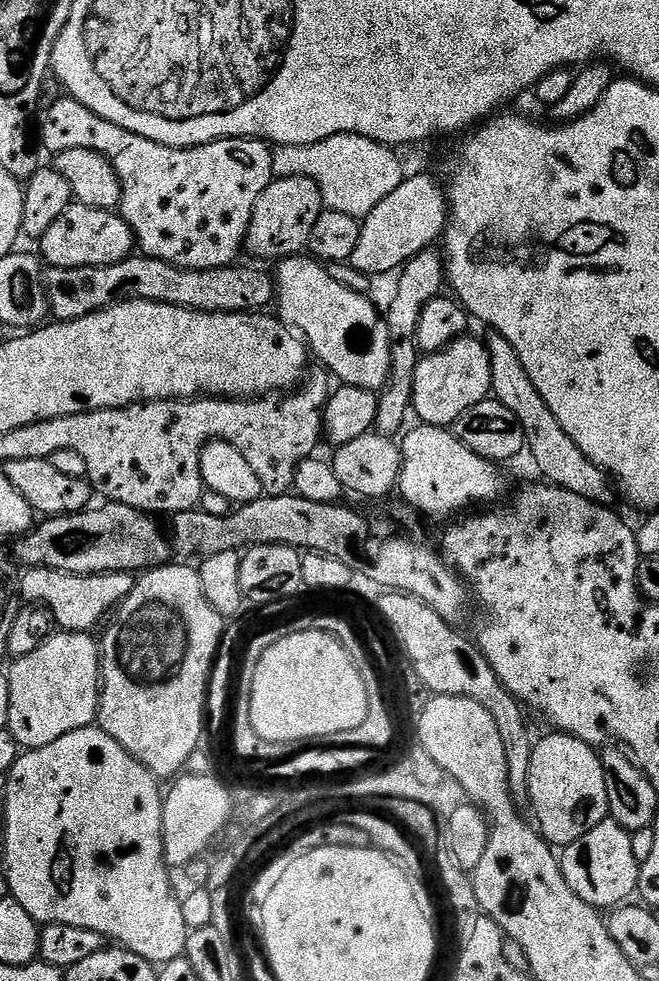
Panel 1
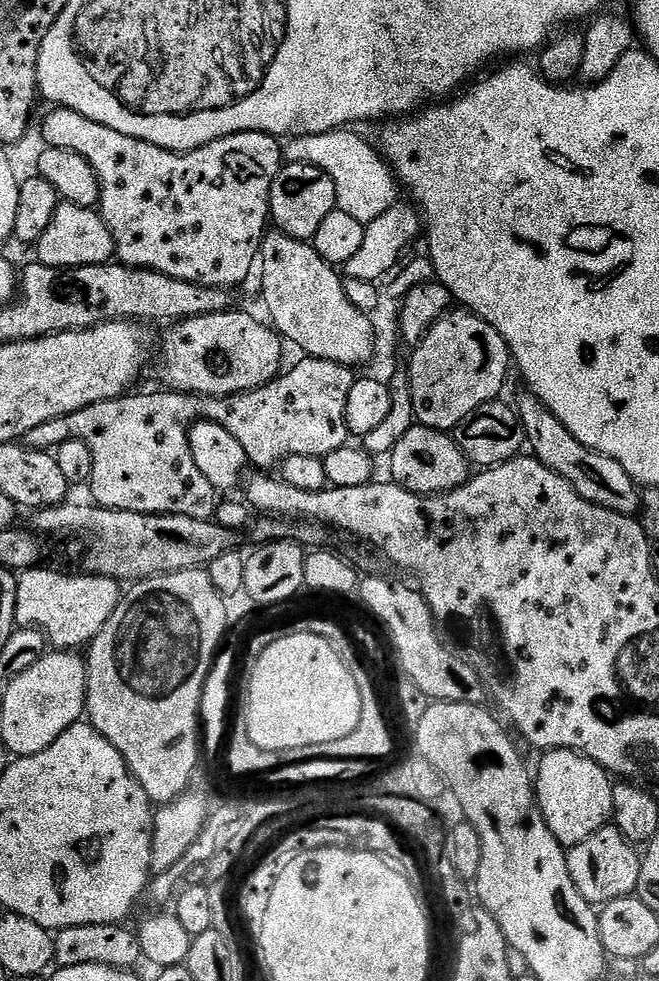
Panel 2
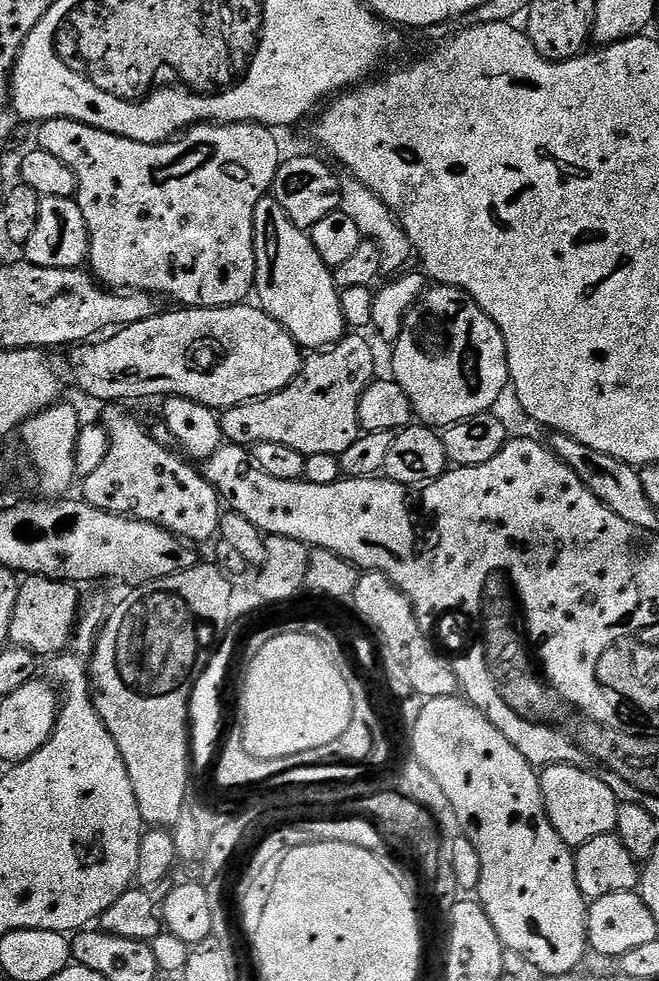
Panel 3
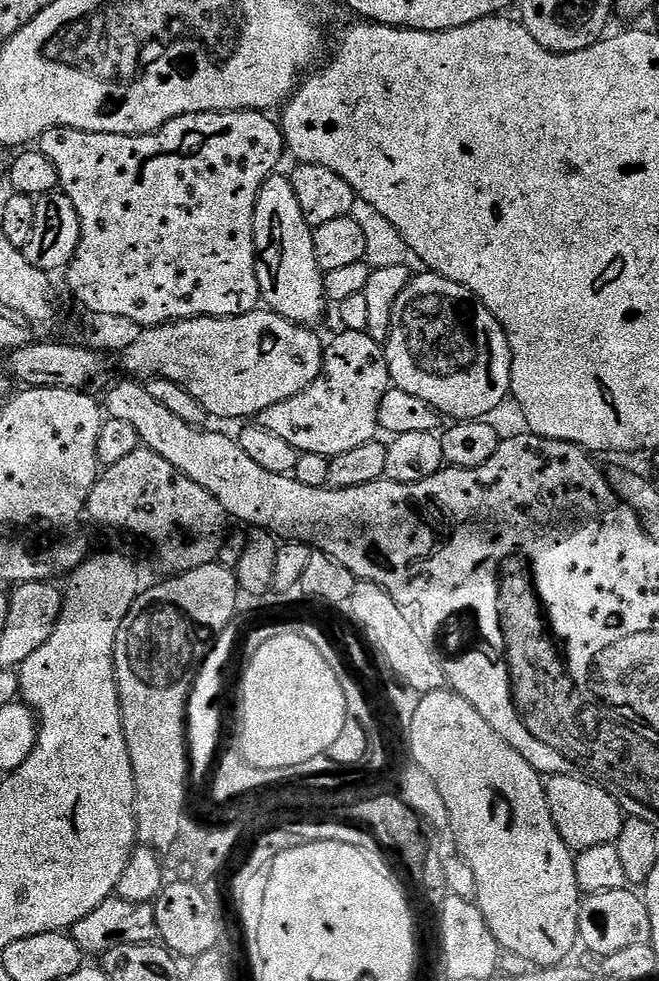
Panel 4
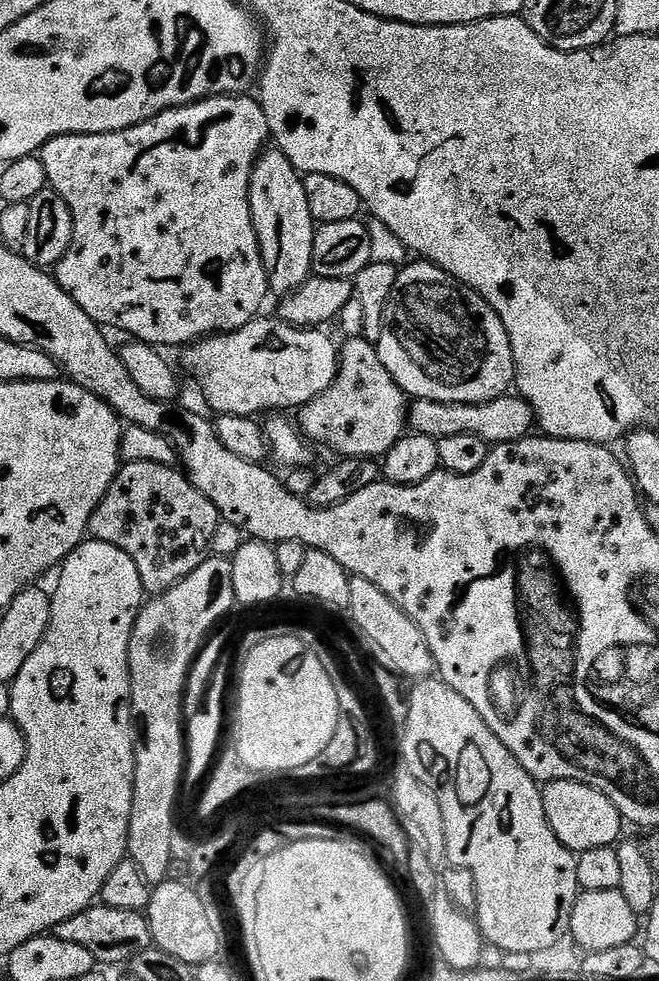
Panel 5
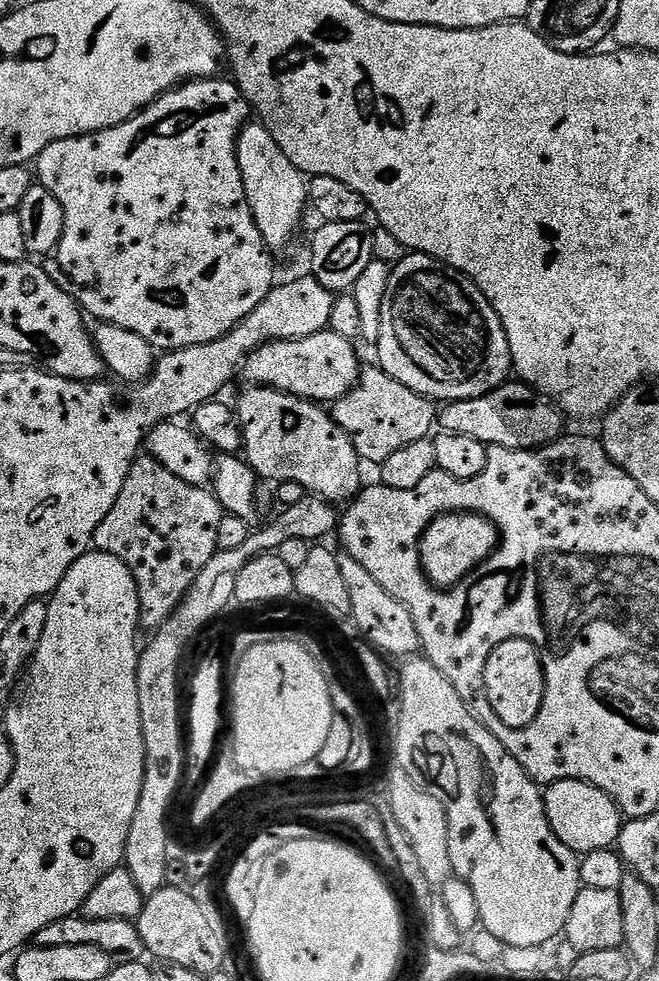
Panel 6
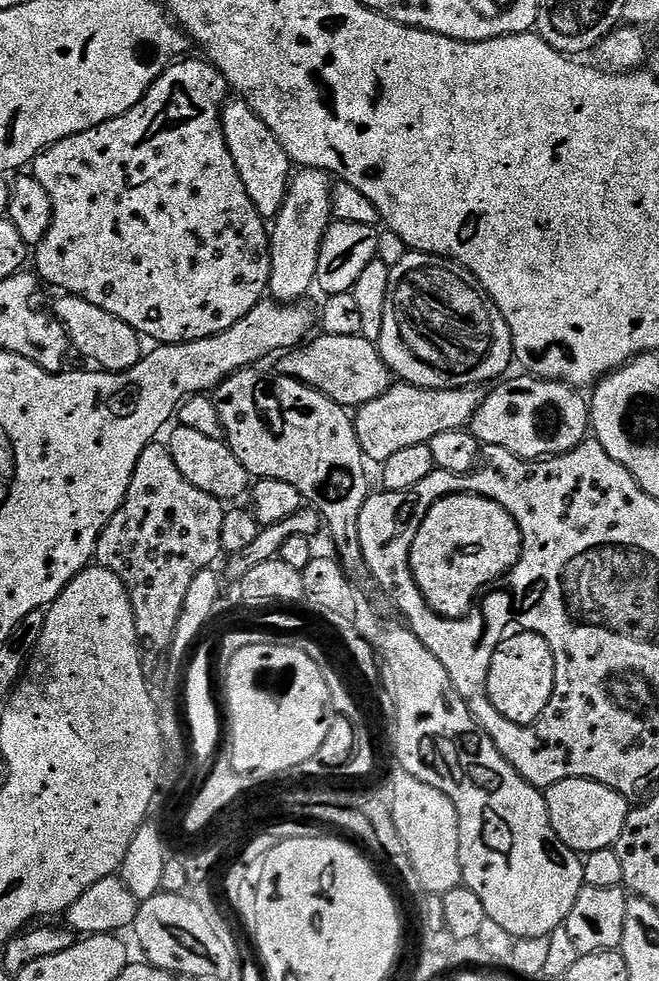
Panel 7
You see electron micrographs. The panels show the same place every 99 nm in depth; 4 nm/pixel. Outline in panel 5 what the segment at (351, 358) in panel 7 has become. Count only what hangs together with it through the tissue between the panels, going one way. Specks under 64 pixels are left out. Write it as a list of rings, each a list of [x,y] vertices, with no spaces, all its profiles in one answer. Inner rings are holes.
[[[257,318],[250,321],[246,326],[242,326],[238,330],[234,330],[233,332],[221,332],[215,336],[210,336],[207,338],[201,338],[185,347],[183,349],[184,352],[184,368],[189,372],[190,375],[193,376],[194,379],[200,383],[200,392],[204,395],[204,400],[209,404],[210,407],[213,408],[213,413],[219,414],[221,416],[225,416],[226,414],[234,414],[235,416],[251,416],[253,418],[259,417],[261,414],[259,412],[264,412],[263,414],[276,414],[281,410],[288,410],[284,408],[293,408],[293,410],[299,410],[304,407],[304,405],[309,404],[314,398],[318,398],[318,394],[322,394],[325,390],[330,386],[330,382],[334,382],[334,378],[336,377],[336,371],[340,369],[340,357],[338,355],[338,344],[335,344],[334,341],[331,340],[330,337],[327,336],[327,331],[317,330],[314,328],[295,328],[292,324],[286,324],[283,320],[279,318],[273,318],[273,320],[264,320],[265,318]]]

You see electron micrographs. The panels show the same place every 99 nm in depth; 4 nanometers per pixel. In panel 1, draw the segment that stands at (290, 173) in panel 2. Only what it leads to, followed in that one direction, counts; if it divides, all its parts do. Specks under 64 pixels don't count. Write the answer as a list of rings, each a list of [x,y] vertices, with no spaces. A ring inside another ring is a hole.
[[[282,176],[273,179],[271,184],[262,190],[262,198],[254,206],[254,214],[250,218],[248,232],[244,235],[244,248],[252,256],[260,260],[272,260],[279,262],[288,256],[301,255],[307,249],[308,239],[314,230],[314,222],[318,222],[320,213],[325,211],[324,199],[318,190],[318,186],[310,178],[305,176]]]

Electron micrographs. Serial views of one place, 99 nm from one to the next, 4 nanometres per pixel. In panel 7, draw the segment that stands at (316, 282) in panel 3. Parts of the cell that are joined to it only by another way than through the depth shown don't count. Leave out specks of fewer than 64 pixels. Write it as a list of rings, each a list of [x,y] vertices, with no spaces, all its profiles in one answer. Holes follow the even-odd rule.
[[[229,99],[220,111],[220,120],[226,146],[238,166],[238,174],[242,178],[242,186],[246,186],[246,194],[250,194],[250,202],[254,202],[260,216],[274,218],[282,210],[288,185],[294,175],[294,165],[288,159],[286,150],[282,150],[270,126],[254,114],[245,100]]]

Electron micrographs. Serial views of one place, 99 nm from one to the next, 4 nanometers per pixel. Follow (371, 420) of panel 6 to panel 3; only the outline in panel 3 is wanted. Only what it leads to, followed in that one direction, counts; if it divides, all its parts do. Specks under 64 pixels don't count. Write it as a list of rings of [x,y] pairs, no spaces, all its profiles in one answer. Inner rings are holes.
[[[348,334],[327,350],[316,350],[312,356],[300,365],[300,372],[282,390],[269,396],[263,396],[250,402],[242,402],[242,406],[225,408],[222,412],[225,441],[241,446],[251,446],[262,442],[278,442],[278,446],[290,446],[290,450],[298,450],[309,457],[314,454],[330,454],[339,457],[362,435],[358,404],[362,402],[362,394],[377,379],[376,352],[364,334]]]

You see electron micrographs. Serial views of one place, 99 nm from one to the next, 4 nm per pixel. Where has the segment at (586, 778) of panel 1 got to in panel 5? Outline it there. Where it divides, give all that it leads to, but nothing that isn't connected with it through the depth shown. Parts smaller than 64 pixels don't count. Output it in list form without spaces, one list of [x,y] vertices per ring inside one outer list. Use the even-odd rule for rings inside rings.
[[[556,780],[543,785],[542,791],[546,818],[562,846],[579,854],[586,850],[598,850],[598,846],[613,847],[621,839],[622,817],[606,794],[573,780]]]

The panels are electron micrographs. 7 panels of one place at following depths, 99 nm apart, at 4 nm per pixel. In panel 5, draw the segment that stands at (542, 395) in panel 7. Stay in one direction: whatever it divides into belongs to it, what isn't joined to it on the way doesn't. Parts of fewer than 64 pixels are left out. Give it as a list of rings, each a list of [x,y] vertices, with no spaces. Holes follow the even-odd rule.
[[[505,394],[485,404],[447,404],[433,400],[412,400],[408,406],[407,427],[417,436],[429,436],[439,442],[454,434],[474,434],[489,444],[509,444],[529,435],[534,428],[532,407],[519,394]]]

